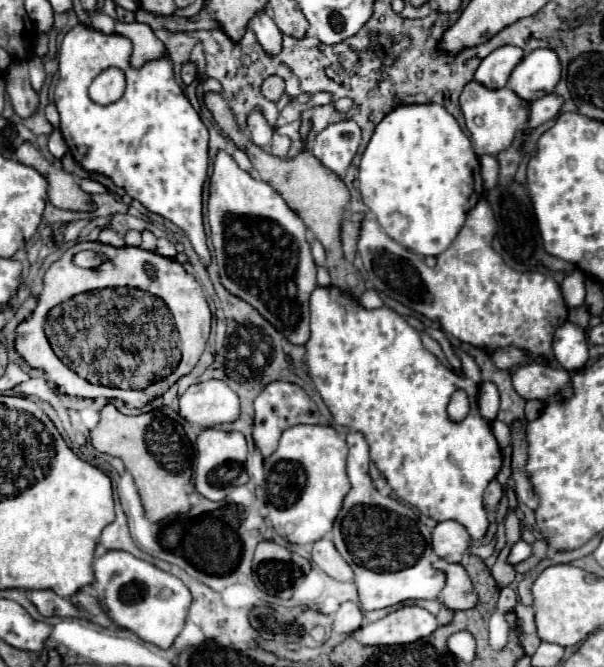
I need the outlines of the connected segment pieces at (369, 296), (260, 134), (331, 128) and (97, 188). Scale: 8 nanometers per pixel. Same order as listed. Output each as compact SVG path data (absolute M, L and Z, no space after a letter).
M375 290L365 291L359 299L359 303L366 309L380 308L384 305L379 294Z
M255 107L249 115L247 115L247 133L249 139L259 145L259 147L267 147L271 143L271 135L273 135L273 127L267 123L263 109Z
M343 119L327 125L311 143L311 153L329 167L337 177L343 177L361 143L361 129L353 119Z
M84 178L80 180L80 187L85 193L105 193L107 189L99 183L99 181L95 181L95 179L92 178Z

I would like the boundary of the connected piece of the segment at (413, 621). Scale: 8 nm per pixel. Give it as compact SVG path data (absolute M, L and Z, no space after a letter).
M411 605L397 609L375 623L363 625L355 633L355 639L365 647L407 645L431 635L437 627L439 623L435 615L431 615L423 607Z

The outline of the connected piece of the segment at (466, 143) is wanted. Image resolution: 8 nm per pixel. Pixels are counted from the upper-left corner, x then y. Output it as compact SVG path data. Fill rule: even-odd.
M409 103L397 105L389 111L375 127L361 157L359 181L363 203L375 215L385 233L399 245L425 257L437 257L453 243L465 223L467 211L481 199L483 193L479 159L473 153L469 137L461 131L455 117L437 103Z

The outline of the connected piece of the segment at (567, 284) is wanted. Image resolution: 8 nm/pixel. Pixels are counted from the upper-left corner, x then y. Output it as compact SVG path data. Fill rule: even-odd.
M577 271L569 273L565 277L565 281L561 283L561 291L565 295L565 303L571 307L576 302L584 302L586 296L586 288L583 285L583 275L579 275Z

